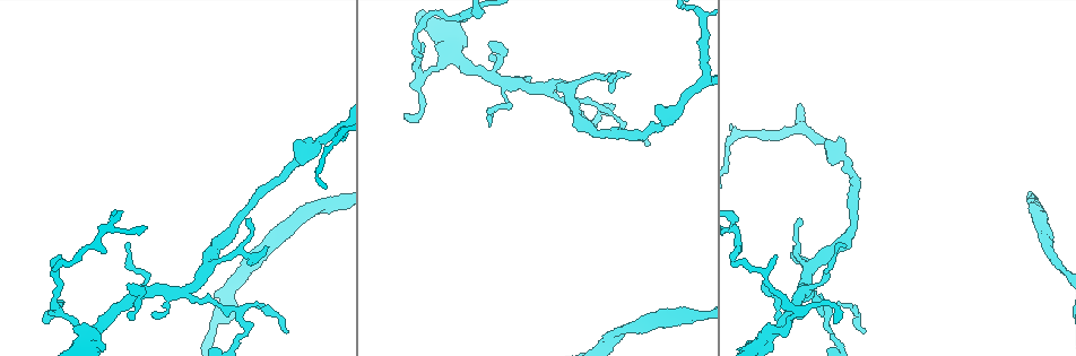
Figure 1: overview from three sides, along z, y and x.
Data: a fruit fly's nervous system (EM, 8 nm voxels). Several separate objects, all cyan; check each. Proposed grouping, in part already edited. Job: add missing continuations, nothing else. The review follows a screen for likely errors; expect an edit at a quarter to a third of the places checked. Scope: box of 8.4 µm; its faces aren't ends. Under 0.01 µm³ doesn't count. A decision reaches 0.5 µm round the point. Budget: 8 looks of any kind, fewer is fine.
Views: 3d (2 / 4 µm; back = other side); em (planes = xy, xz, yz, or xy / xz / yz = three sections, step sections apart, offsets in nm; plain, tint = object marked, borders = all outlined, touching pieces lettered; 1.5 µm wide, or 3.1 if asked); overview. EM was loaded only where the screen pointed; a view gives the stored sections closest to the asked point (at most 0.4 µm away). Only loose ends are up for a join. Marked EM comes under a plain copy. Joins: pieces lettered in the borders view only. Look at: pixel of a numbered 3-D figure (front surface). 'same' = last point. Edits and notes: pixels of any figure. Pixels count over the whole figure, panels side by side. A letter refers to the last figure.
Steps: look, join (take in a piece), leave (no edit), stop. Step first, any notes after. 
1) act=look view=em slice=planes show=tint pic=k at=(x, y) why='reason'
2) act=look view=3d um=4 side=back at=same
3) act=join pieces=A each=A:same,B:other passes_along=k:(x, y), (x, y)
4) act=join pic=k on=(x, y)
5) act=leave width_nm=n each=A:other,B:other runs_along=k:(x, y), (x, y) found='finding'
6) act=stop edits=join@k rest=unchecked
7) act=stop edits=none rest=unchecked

act=look view=em slice=planes show=borders pic=1 at=(629, 73)

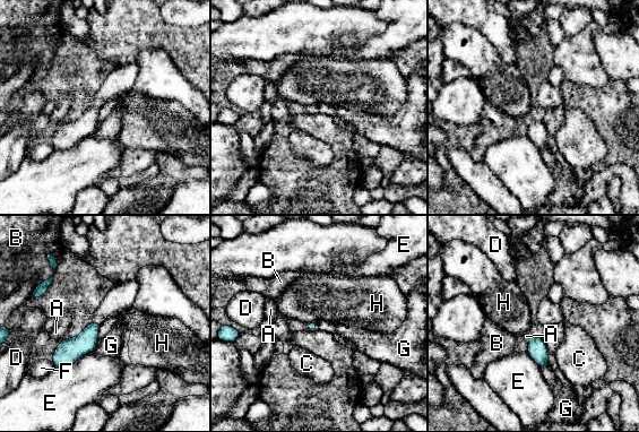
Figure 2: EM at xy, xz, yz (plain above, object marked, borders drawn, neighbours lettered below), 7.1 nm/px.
act=leave each=A:other,B:other,C:other,D:other,E:other,F:other,G:other,H:other border=2:(317, 321), (305, 322) found='none of them fits'

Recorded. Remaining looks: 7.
act=look view=3d um=4 pic=1 at=(648, 144) why='thin end'

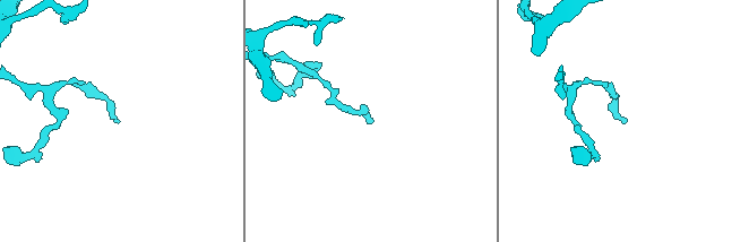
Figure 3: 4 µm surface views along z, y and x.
act=look view=em slice=xz step=8 show=tint pic=3 at=(115, 122) why='shape alone is not enough'

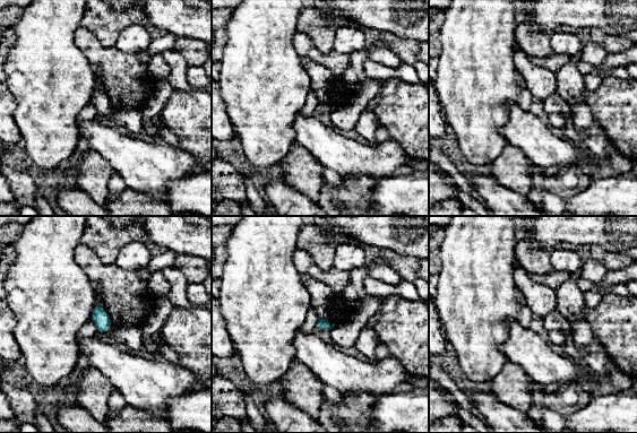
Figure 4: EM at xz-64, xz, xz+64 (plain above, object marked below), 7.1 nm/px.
act=look view=em slice=planes show=borders at=same

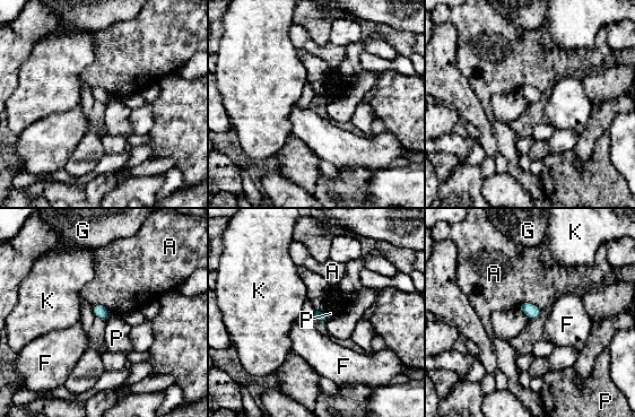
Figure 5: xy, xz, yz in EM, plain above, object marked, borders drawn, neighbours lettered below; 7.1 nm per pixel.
act=leave width_nm=70 each=A:other,F:other,G:other,K:other,P:other border=5:(323, 312), (327, 320) found='no lettered piece goes on from it'

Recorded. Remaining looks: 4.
act=look view=3d um=2 pic=1 at=(125, 244) why='tapers out'

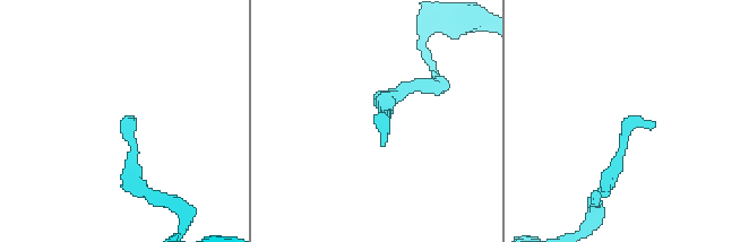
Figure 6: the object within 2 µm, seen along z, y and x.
act=look view=em slice=planes show=borders pic=6 at=(124, 124)

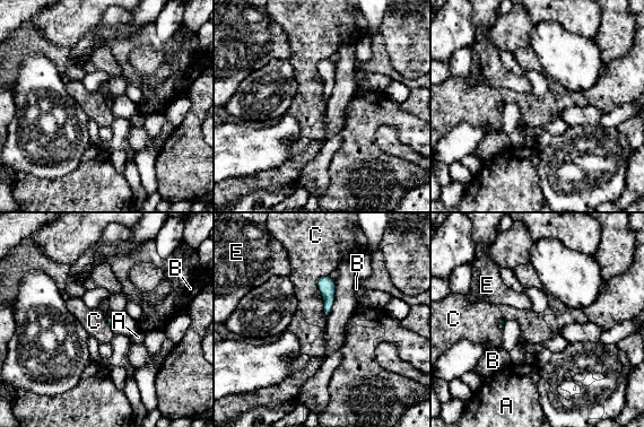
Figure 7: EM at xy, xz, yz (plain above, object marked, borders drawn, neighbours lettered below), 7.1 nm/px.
act=leave each=A:other,B:other,C:other,E:other border=7:(328, 275), (318, 280), (316, 288) found='no lettered piece goes on from it'

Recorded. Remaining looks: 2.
act=stop edits=none rest=unchecked

